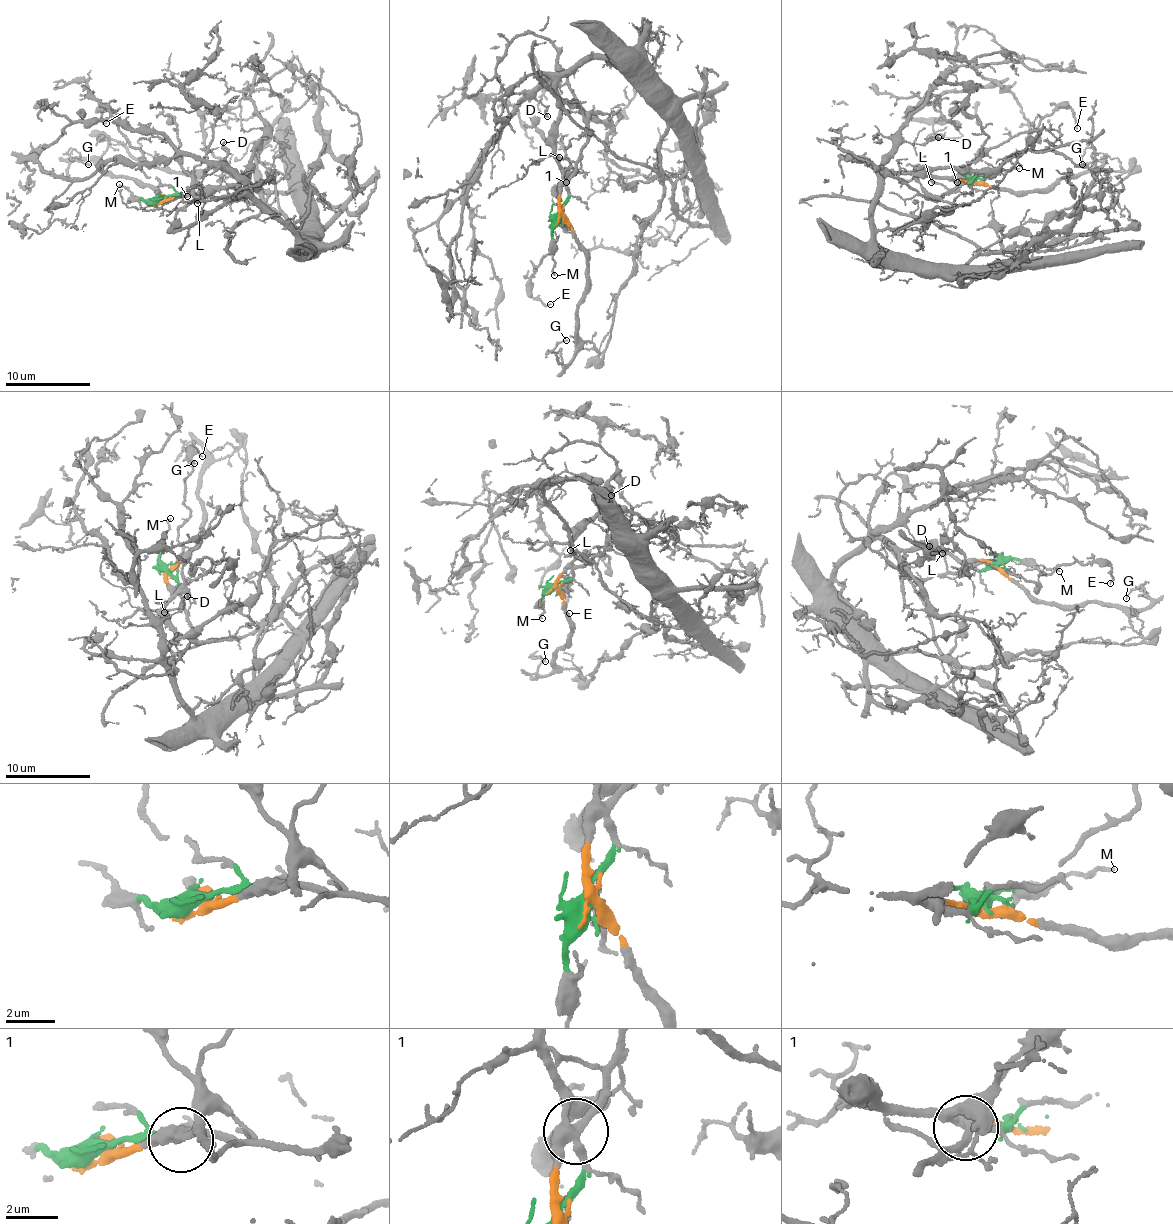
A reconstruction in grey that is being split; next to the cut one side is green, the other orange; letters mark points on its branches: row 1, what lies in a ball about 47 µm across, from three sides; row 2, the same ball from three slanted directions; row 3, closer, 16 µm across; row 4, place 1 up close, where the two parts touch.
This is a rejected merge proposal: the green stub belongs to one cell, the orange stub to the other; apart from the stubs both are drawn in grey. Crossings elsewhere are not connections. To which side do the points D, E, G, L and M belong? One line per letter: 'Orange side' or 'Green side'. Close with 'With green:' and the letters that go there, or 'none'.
D: Green side
E: Green side
G: Orange side
L: Orange side
M: Green side
With green: D, E, M

